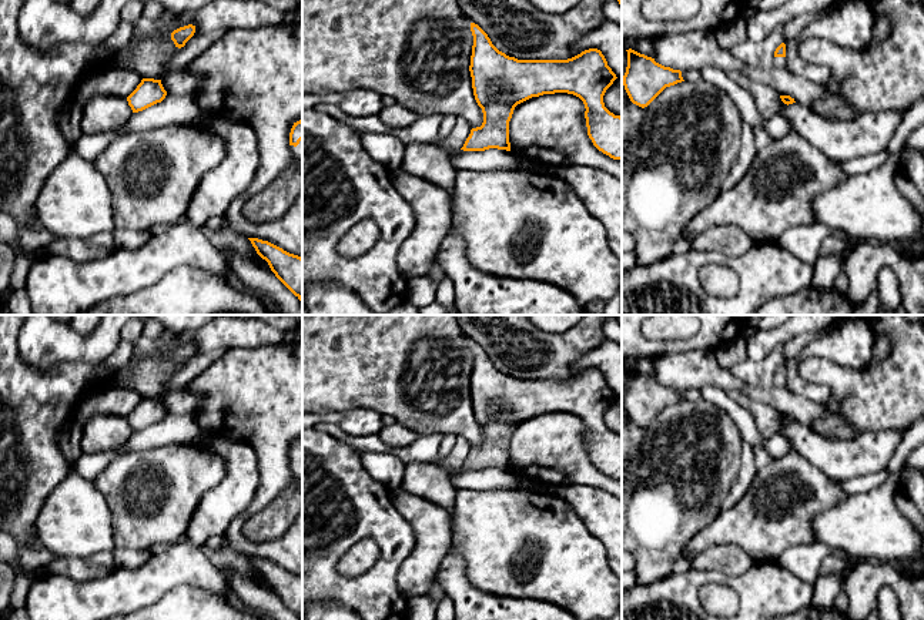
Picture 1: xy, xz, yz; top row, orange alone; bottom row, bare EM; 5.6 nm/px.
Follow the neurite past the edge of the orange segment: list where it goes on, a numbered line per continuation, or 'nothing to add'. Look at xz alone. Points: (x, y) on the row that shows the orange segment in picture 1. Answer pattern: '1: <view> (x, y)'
nothing to add

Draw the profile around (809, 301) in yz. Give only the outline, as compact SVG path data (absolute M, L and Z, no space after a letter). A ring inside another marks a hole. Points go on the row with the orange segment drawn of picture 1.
M813 285L786 296L770 299L751 315L851 315L854 305L834 288Z

